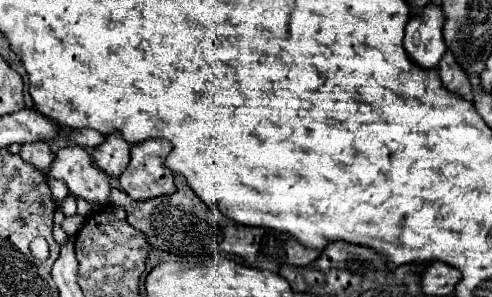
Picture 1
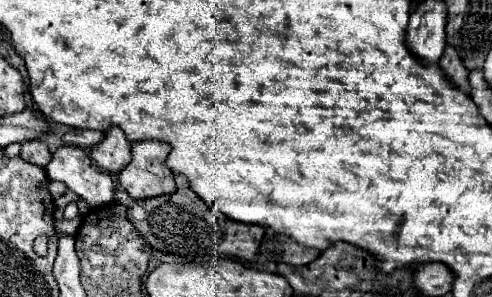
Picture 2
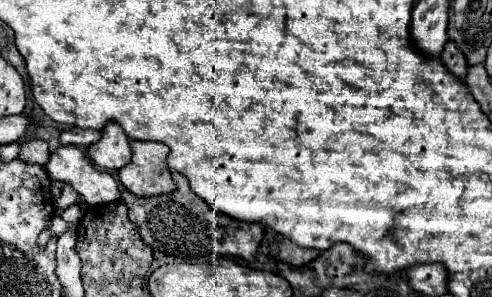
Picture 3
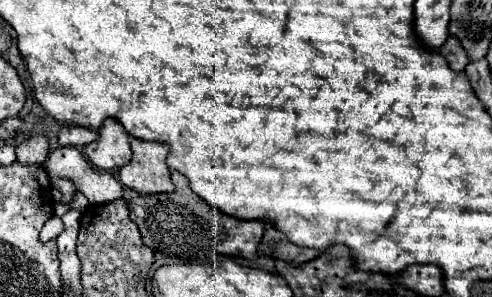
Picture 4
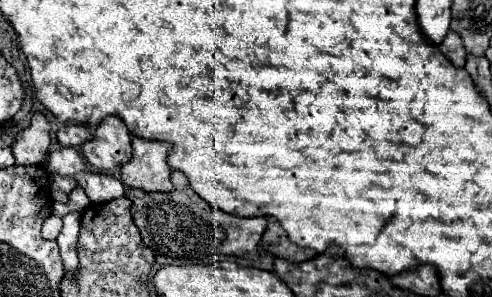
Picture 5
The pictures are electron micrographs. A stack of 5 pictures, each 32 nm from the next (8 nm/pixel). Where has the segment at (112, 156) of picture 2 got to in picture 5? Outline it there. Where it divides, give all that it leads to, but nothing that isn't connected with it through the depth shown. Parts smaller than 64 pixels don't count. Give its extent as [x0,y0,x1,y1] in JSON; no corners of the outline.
[80,116,132,170]

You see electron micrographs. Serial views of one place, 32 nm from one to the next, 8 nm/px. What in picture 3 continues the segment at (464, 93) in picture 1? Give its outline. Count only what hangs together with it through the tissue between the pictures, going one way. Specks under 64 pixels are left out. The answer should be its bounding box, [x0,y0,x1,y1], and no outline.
[440,40,468,80]

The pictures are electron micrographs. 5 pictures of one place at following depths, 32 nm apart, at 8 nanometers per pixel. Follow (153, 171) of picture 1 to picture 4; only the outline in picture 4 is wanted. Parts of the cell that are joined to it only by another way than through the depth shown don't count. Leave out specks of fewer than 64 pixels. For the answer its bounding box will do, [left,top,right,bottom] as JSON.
[120,140,174,194]

